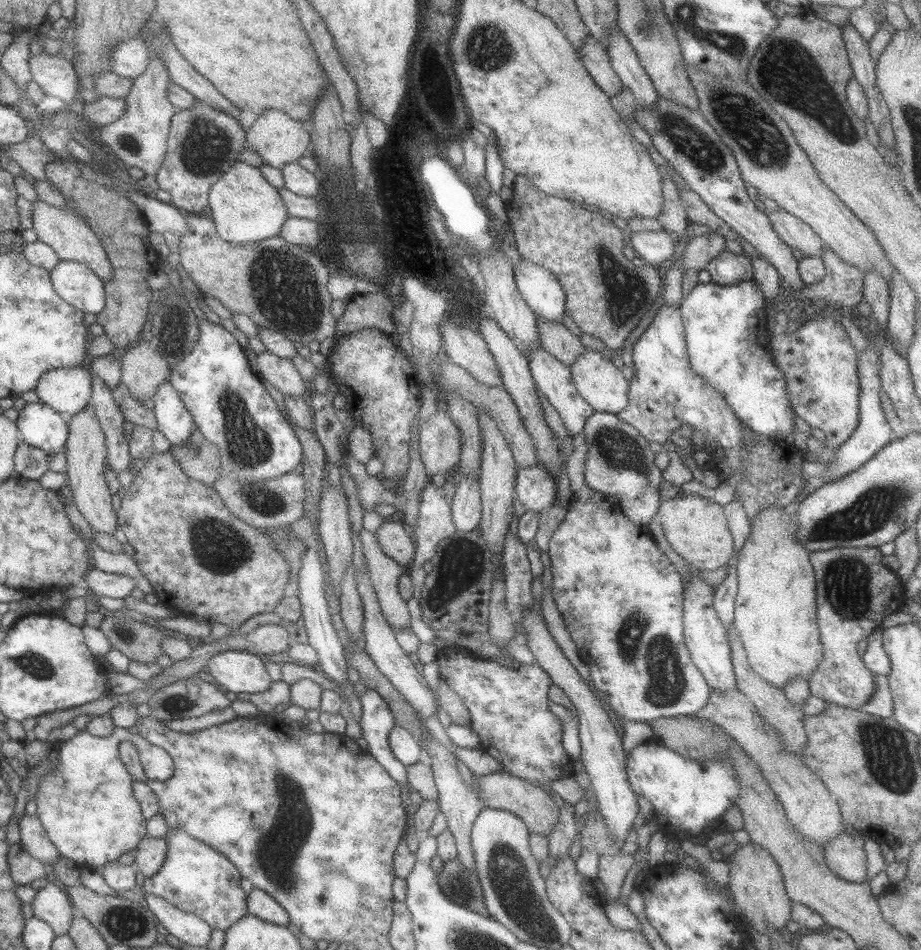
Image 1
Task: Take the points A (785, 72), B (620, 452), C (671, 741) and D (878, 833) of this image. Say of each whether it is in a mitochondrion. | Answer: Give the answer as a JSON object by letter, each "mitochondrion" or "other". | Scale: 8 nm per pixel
{"A":"mitochondrion","B":"mitochondrion","C":"other","D":"other"}

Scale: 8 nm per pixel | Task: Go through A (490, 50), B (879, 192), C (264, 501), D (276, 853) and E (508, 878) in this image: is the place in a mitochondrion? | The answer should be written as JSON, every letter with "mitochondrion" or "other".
{"A":"mitochondrion","B":"other","C":"mitochondrion","D":"mitochondrion","E":"mitochondrion"}

